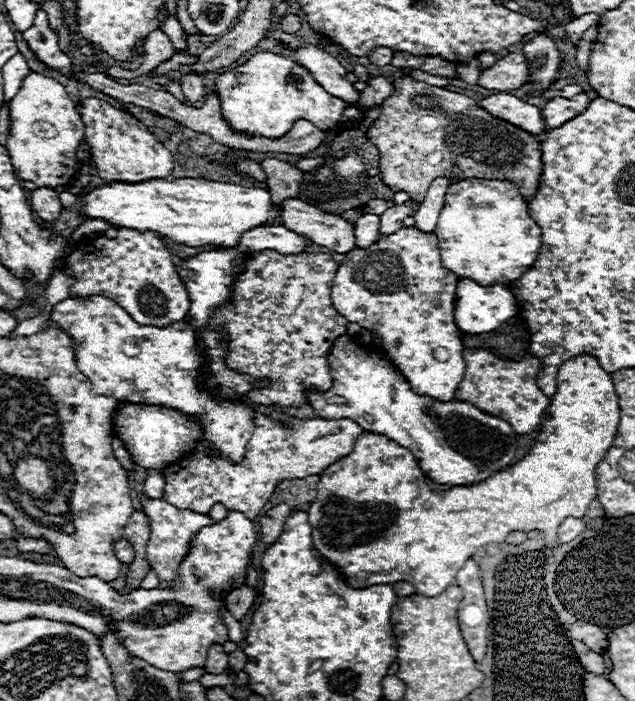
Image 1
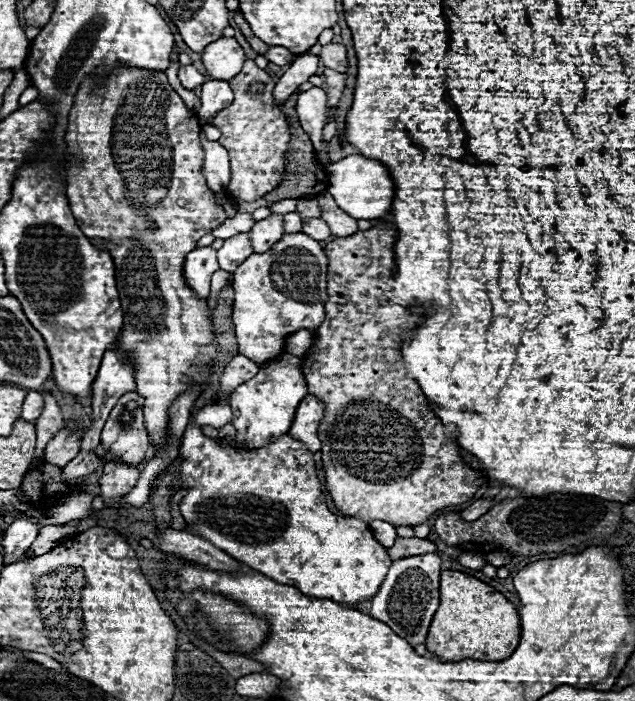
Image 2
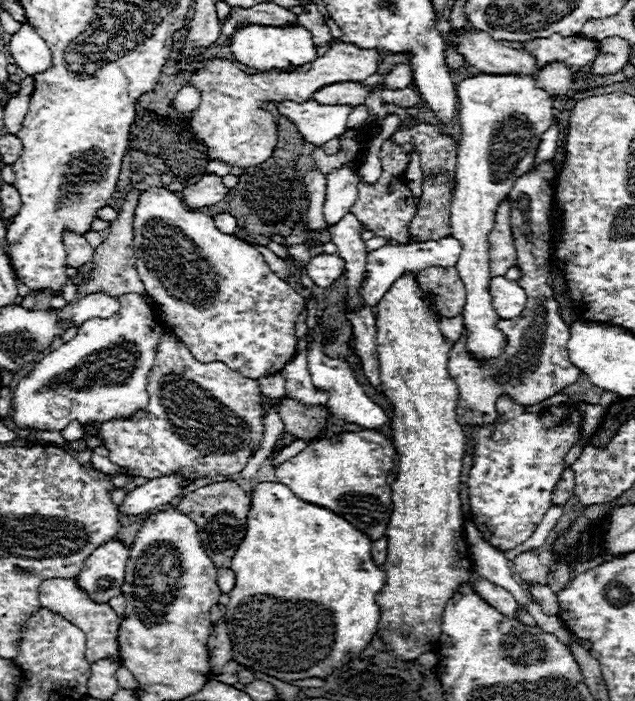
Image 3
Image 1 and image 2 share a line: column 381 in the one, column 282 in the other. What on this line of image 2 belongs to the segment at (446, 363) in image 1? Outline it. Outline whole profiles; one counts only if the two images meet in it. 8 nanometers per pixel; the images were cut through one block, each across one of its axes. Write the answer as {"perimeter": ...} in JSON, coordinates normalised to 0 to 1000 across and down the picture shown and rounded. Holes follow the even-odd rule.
{"perimeter":[[[469,331],[463,337],[444,337],[431,354],[419,362],[397,362],[369,388],[369,445],[365,456],[372,465],[375,499],[403,519],[416,519],[444,505],[447,488],[457,476],[476,468],[501,468],[510,456],[510,428],[513,428],[513,362],[507,351],[488,337]]]}

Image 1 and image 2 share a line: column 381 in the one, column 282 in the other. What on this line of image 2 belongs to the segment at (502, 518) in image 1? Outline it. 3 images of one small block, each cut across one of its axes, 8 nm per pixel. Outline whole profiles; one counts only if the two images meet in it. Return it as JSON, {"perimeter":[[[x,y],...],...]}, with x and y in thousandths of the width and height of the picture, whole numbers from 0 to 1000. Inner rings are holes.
{"perimeter":[[[296,605],[287,622],[283,653],[287,662],[280,670],[280,688],[293,705],[280,722],[296,756],[324,767],[359,793],[387,802],[397,813],[413,816],[431,830],[466,836],[482,850],[517,853],[551,864],[589,853],[617,799],[608,782],[589,770],[576,745],[529,736],[517,728],[510,708],[504,705],[494,650],[476,631],[447,619],[416,639],[384,642],[378,636],[346,636],[343,628],[321,622],[312,608]]]}

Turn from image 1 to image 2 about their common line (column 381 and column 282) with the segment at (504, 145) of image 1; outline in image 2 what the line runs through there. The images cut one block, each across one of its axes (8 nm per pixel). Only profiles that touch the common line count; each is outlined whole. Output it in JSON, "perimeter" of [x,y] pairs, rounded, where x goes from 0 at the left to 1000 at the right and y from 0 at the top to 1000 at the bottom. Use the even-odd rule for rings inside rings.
{"perimeter":[[[400,86],[384,88],[381,103],[362,114],[362,123],[369,128],[369,146],[334,168],[334,177],[350,188],[343,203],[359,214],[365,234],[365,254],[356,277],[372,288],[400,288],[431,271],[444,257],[447,220],[457,203],[454,174],[441,157],[444,151],[431,148],[431,114],[422,103],[406,97]]]}

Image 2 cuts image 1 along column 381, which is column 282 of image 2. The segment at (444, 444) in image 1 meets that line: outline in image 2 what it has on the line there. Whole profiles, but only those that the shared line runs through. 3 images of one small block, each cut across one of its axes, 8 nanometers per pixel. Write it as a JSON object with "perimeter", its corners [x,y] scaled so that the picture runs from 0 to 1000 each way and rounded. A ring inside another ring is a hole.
{"perimeter":[[[444,505],[435,514],[416,516],[409,531],[375,551],[365,562],[365,605],[372,611],[372,633],[381,639],[413,639],[422,631],[431,631],[438,622],[450,619],[460,608],[463,588],[476,568],[485,562],[482,542],[472,528],[476,514],[460,505]]]}

